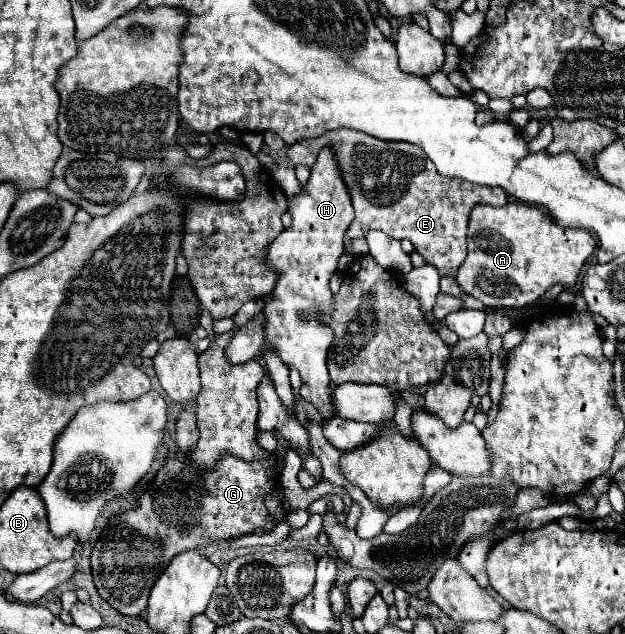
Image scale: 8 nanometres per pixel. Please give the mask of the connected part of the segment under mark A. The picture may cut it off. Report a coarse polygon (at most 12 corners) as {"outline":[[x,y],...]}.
{"outline":[[524,203],[476,205],[456,281],[498,309],[574,287],[596,249]]}

